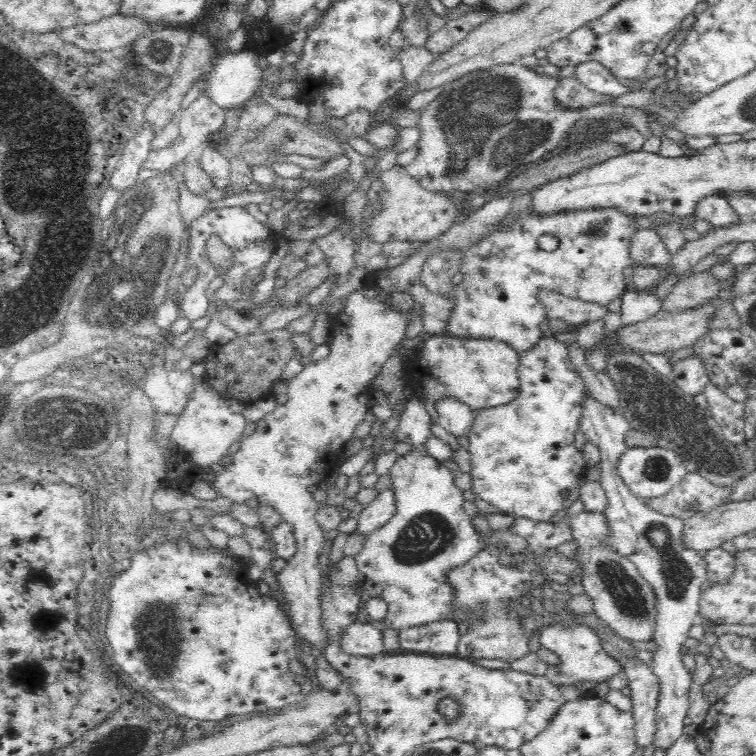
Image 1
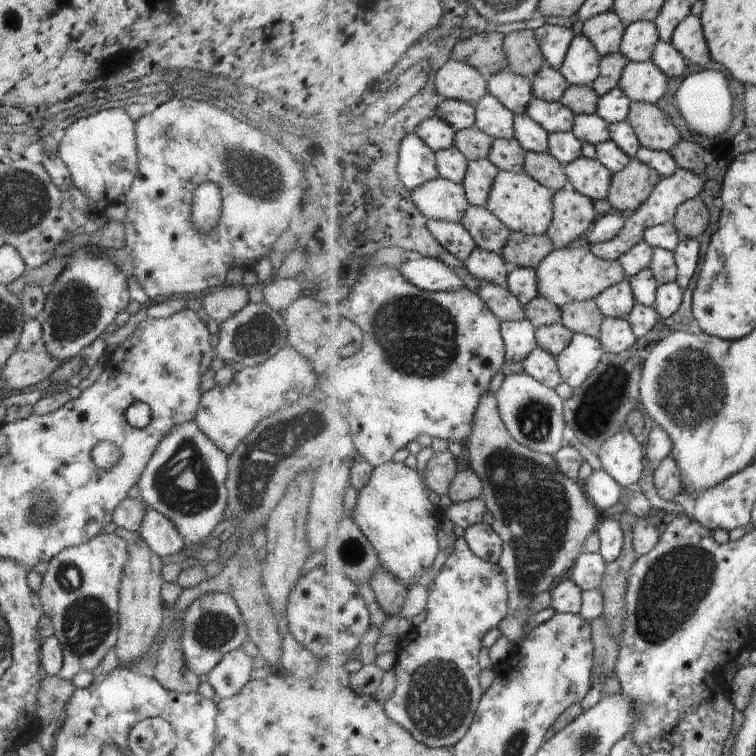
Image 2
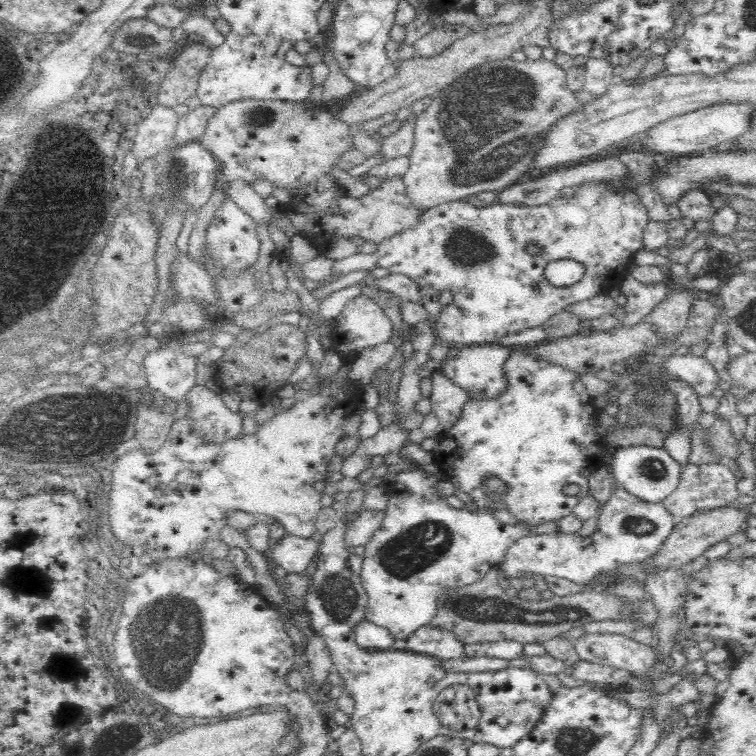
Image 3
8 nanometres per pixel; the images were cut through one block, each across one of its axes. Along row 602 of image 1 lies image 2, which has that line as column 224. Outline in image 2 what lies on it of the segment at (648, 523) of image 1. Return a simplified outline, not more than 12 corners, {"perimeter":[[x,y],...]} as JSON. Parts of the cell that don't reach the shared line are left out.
{"perimeter":[[229,652],[212,668],[208,684],[227,699],[250,680],[253,657]]}

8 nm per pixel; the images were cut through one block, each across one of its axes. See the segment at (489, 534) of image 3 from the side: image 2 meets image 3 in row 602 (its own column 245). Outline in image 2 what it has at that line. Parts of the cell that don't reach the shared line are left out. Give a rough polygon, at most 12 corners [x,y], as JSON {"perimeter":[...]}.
{"perimeter":[[286,346],[205,389],[194,422],[230,456],[263,418],[317,393]]}

